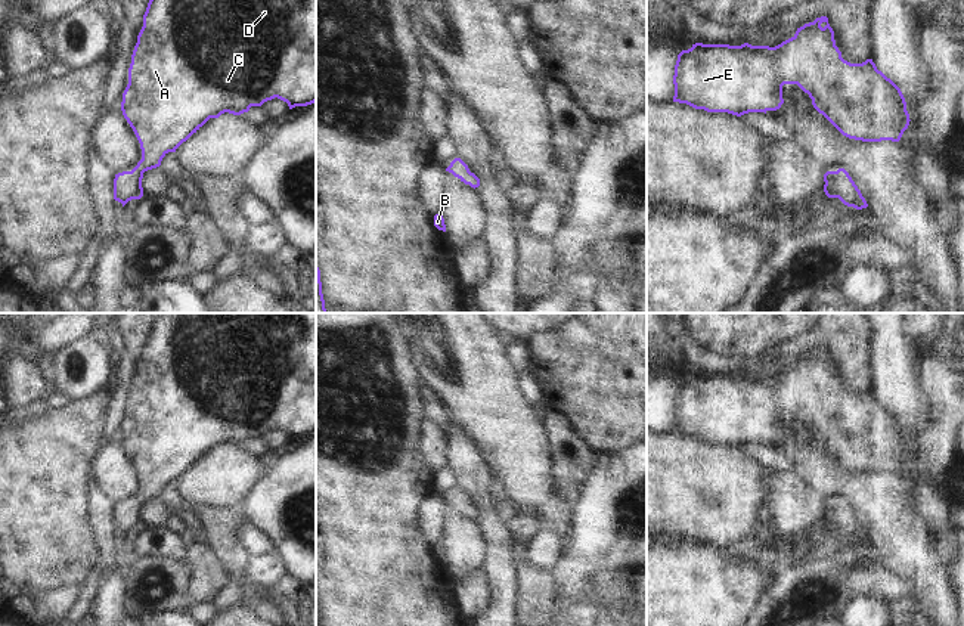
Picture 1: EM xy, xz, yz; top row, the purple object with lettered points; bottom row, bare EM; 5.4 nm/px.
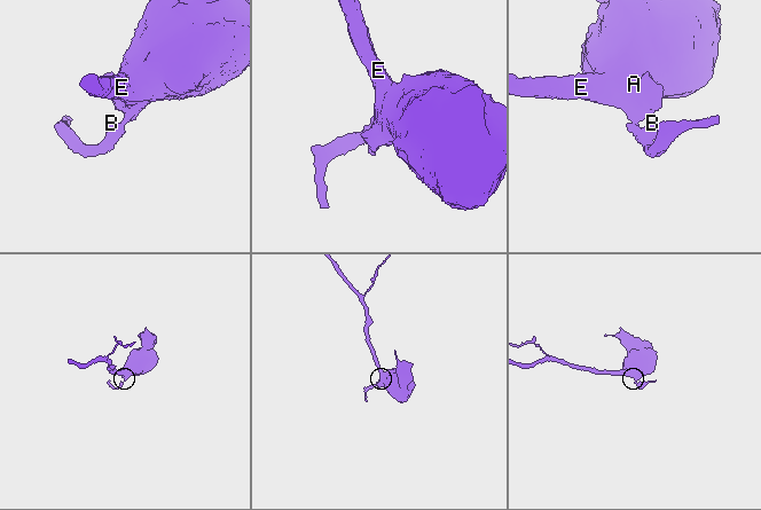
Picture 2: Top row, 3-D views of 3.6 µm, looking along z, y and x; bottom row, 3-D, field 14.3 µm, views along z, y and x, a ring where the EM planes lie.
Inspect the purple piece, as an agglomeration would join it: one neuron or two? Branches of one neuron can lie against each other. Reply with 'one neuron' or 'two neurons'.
one neuron

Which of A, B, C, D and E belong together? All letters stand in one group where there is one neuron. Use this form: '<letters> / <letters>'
A B C D E

